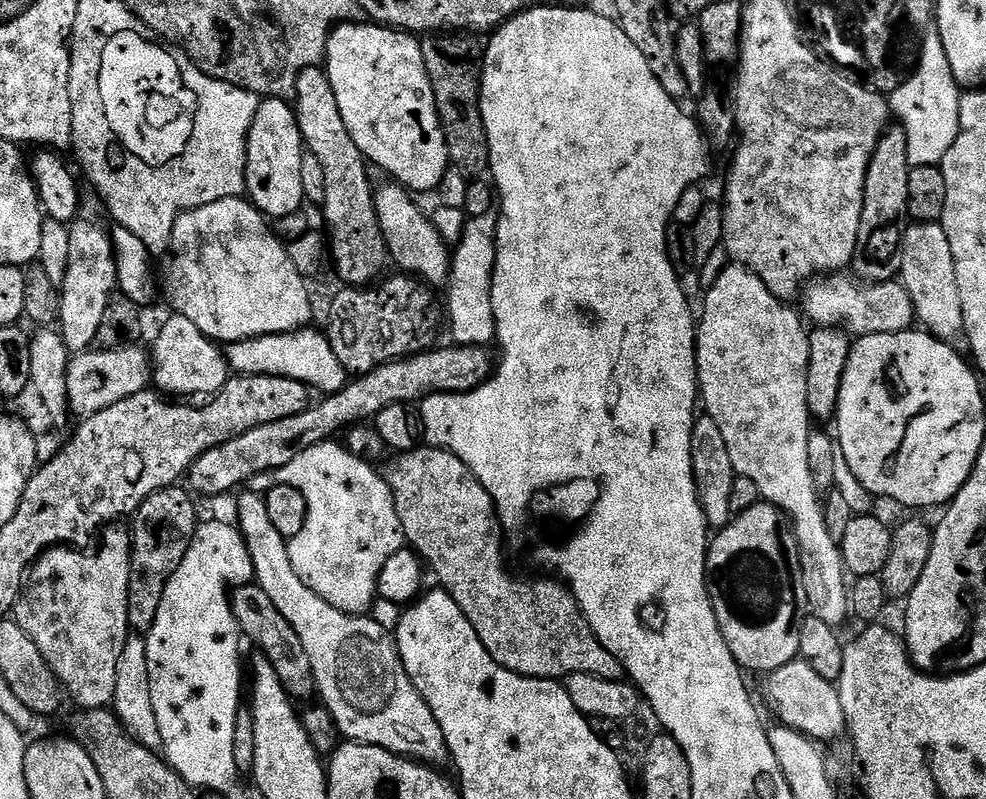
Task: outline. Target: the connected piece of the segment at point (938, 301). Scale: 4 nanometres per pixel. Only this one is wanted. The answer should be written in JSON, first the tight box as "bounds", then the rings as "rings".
{"bounds":[902,215,965,342],"rings":[[[913,215],[906,230],[906,258],[902,280],[912,291],[911,299],[920,303],[926,319],[932,323],[935,335],[956,342],[965,335],[962,310],[958,304],[958,286],[954,280],[954,258],[950,254],[950,238],[946,238],[943,223],[934,216]]]}

